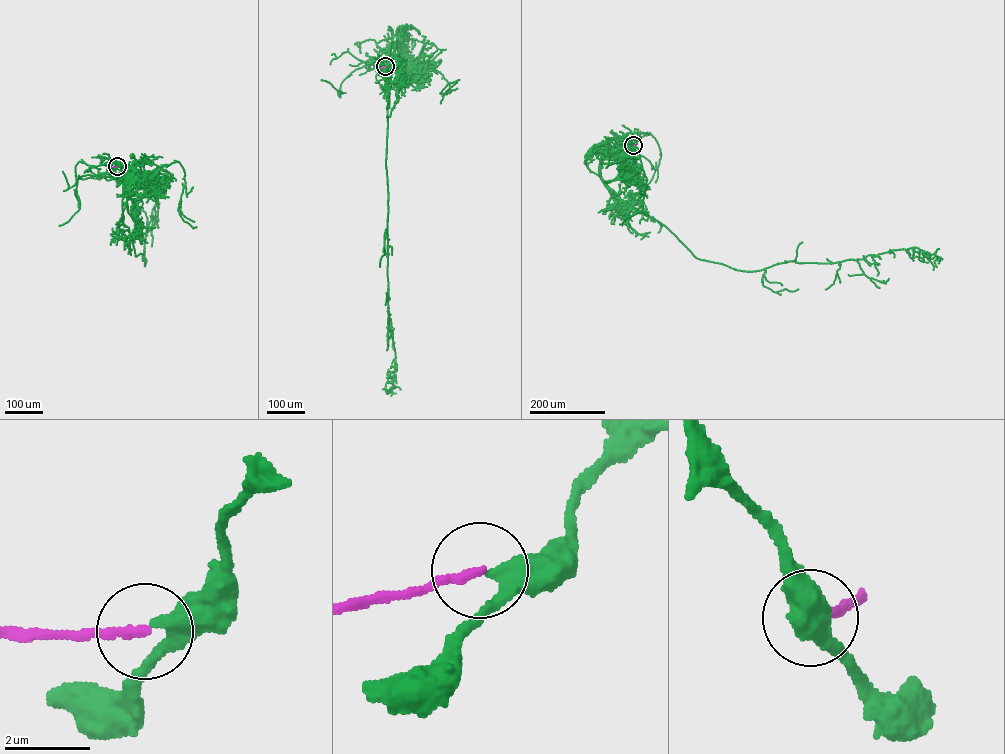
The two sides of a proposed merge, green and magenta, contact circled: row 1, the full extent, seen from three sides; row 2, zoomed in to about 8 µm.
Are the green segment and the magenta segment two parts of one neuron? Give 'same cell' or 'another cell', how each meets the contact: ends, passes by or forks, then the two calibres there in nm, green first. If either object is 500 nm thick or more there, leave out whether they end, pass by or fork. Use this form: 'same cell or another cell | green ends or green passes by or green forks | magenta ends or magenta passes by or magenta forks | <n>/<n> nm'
same cell | green passes by | magenta ends | 340/220 nm

